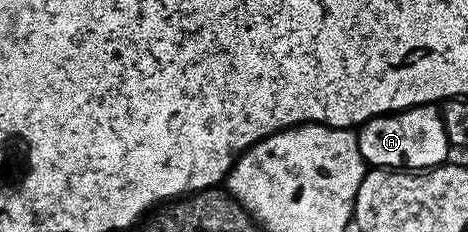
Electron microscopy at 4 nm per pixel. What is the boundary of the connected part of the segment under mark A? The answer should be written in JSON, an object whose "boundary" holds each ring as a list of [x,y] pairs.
{"boundary":[[[421,104],[402,112],[387,112],[384,116],[372,118],[357,129],[356,135],[360,154],[370,168],[425,170],[447,163],[449,156],[446,155],[452,152],[441,111],[432,104]]]}

